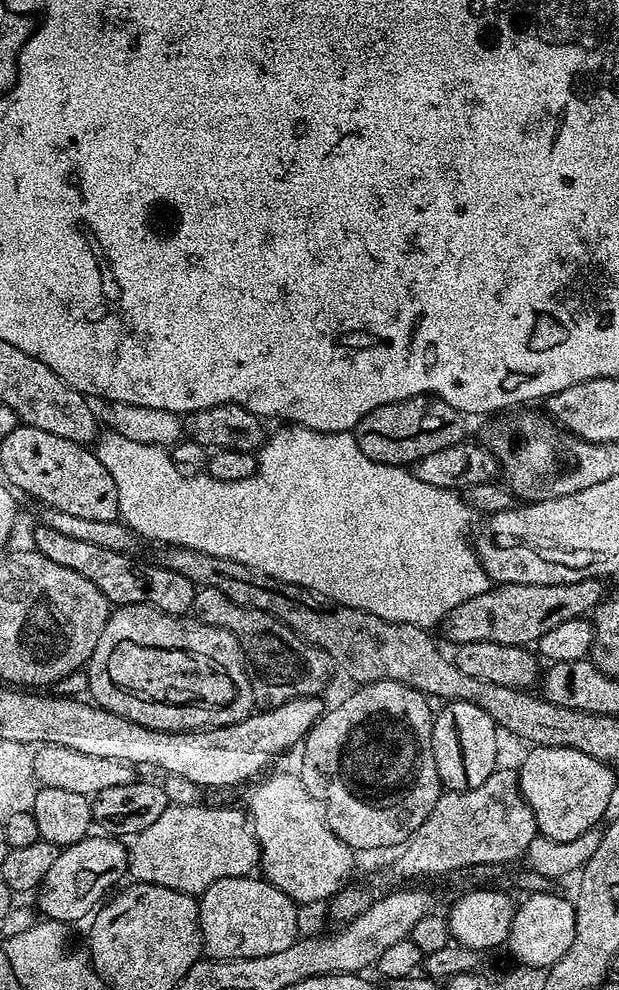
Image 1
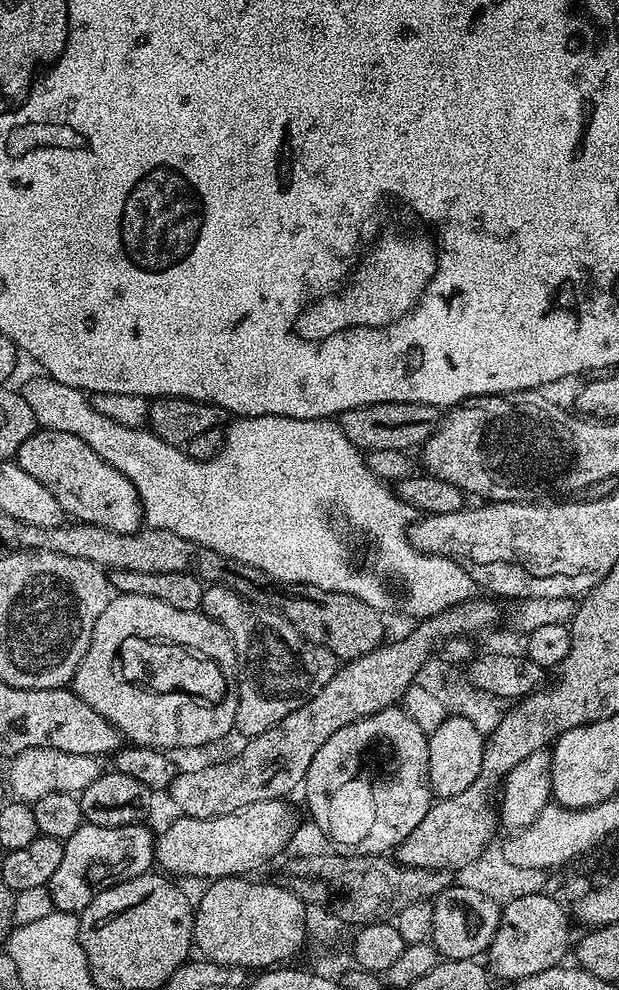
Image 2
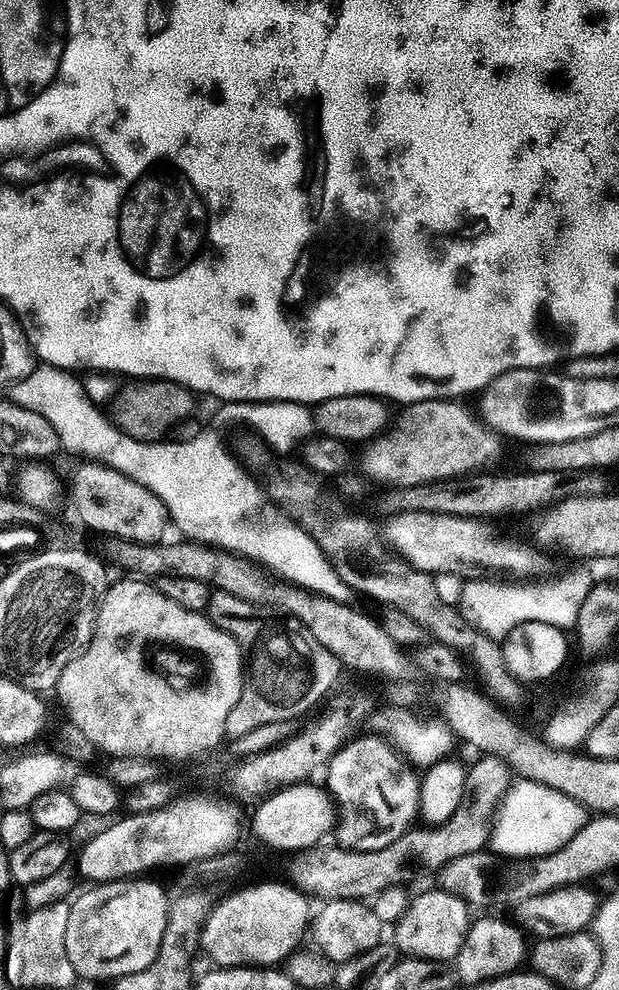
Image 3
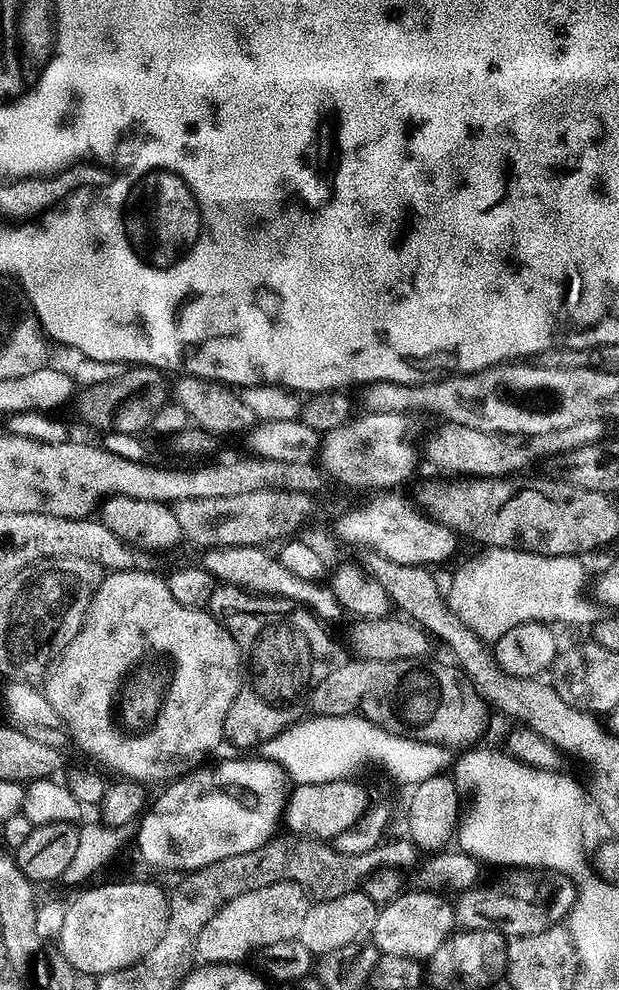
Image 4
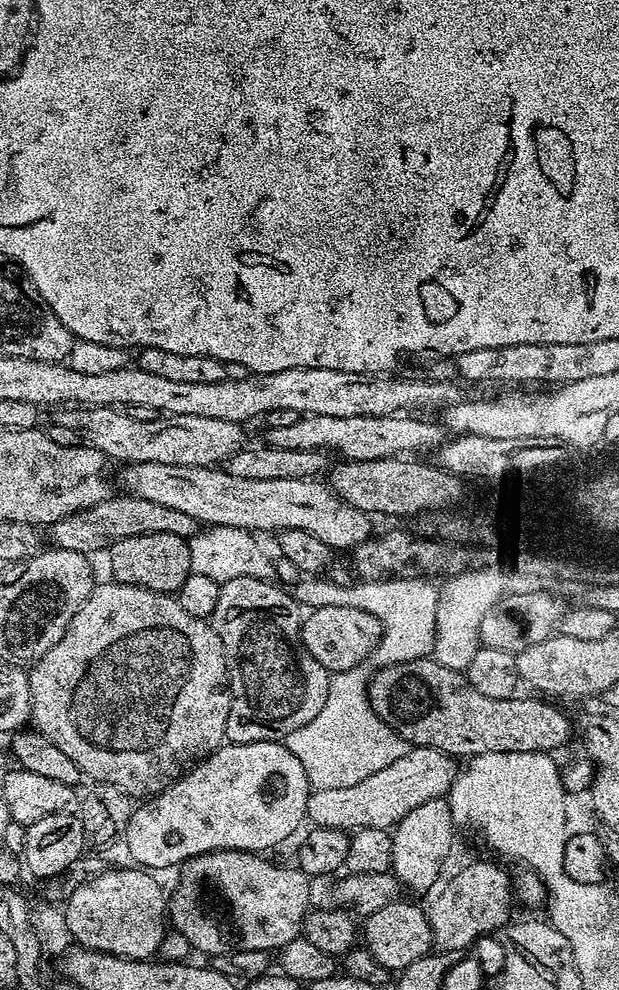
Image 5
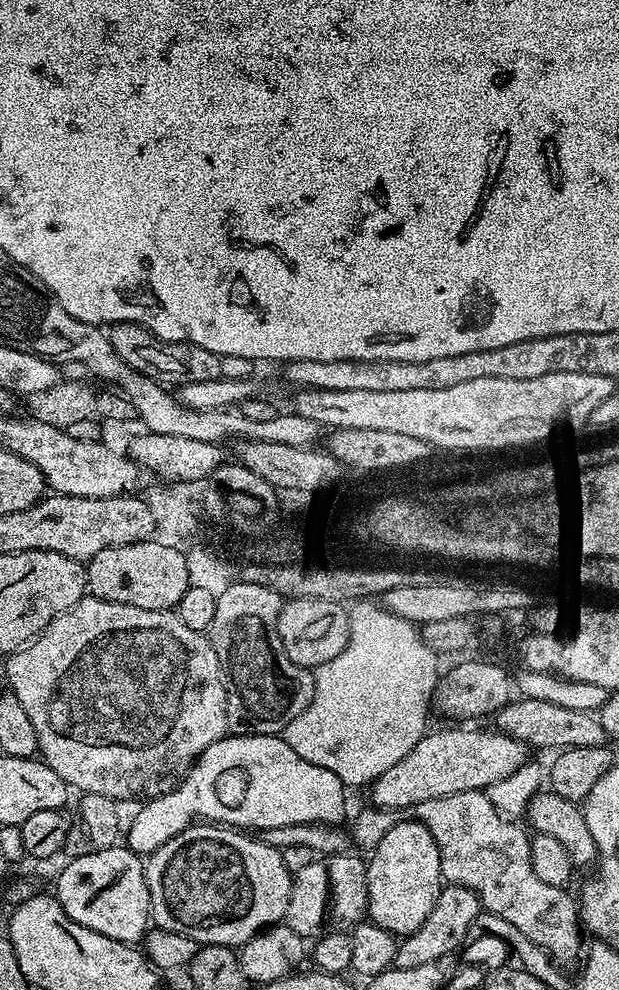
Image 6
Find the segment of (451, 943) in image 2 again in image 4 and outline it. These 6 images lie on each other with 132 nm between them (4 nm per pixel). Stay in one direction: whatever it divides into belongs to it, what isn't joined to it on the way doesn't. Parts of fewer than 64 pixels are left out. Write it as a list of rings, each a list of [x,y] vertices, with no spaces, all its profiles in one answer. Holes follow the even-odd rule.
[[[405,890],[398,898],[394,898],[379,909],[370,940],[382,954],[402,954],[402,958],[427,962],[434,954],[434,950],[438,950],[438,946],[442,946],[442,942],[446,942],[448,937],[453,935],[455,924],[454,904],[447,895],[439,892]]]

